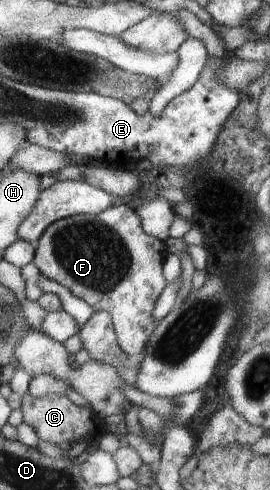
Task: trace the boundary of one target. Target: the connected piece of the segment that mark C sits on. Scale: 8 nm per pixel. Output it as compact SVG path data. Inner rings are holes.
M28 393L20 396L20 410L22 422L26 423L36 433L39 440L47 441L49 444L57 445L60 443L73 441L95 441L96 437L102 437L107 433L101 417L95 415L91 407L75 405L63 395L41 395L41 397L31 397Z

